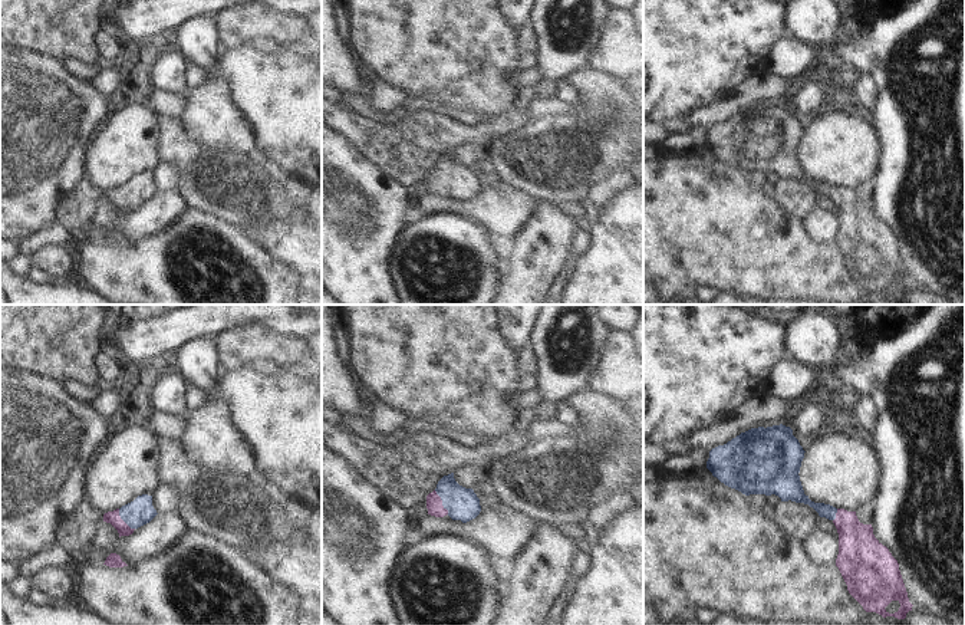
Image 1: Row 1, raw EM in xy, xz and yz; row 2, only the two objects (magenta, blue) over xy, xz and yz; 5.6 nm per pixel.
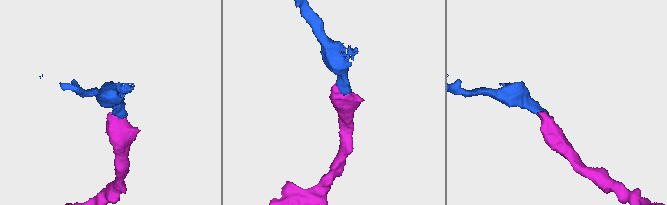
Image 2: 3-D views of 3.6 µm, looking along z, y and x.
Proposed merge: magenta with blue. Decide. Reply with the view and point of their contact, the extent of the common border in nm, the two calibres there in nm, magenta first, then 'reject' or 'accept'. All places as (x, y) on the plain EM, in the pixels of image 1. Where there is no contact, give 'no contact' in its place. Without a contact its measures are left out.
contact xz (441, 180); length 160 nm; calibres 90 and 180 nm; accept

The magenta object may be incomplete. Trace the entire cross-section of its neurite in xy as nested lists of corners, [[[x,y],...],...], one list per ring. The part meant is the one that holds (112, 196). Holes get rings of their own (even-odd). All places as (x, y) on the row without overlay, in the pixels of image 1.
[[[142,172],[134,180],[103,193],[103,200],[111,201],[121,214],[129,214],[135,207],[149,201],[157,188],[152,184],[152,174]]]

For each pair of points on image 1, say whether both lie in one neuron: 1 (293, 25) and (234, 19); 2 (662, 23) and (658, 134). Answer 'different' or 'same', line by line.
1: same
2: different

